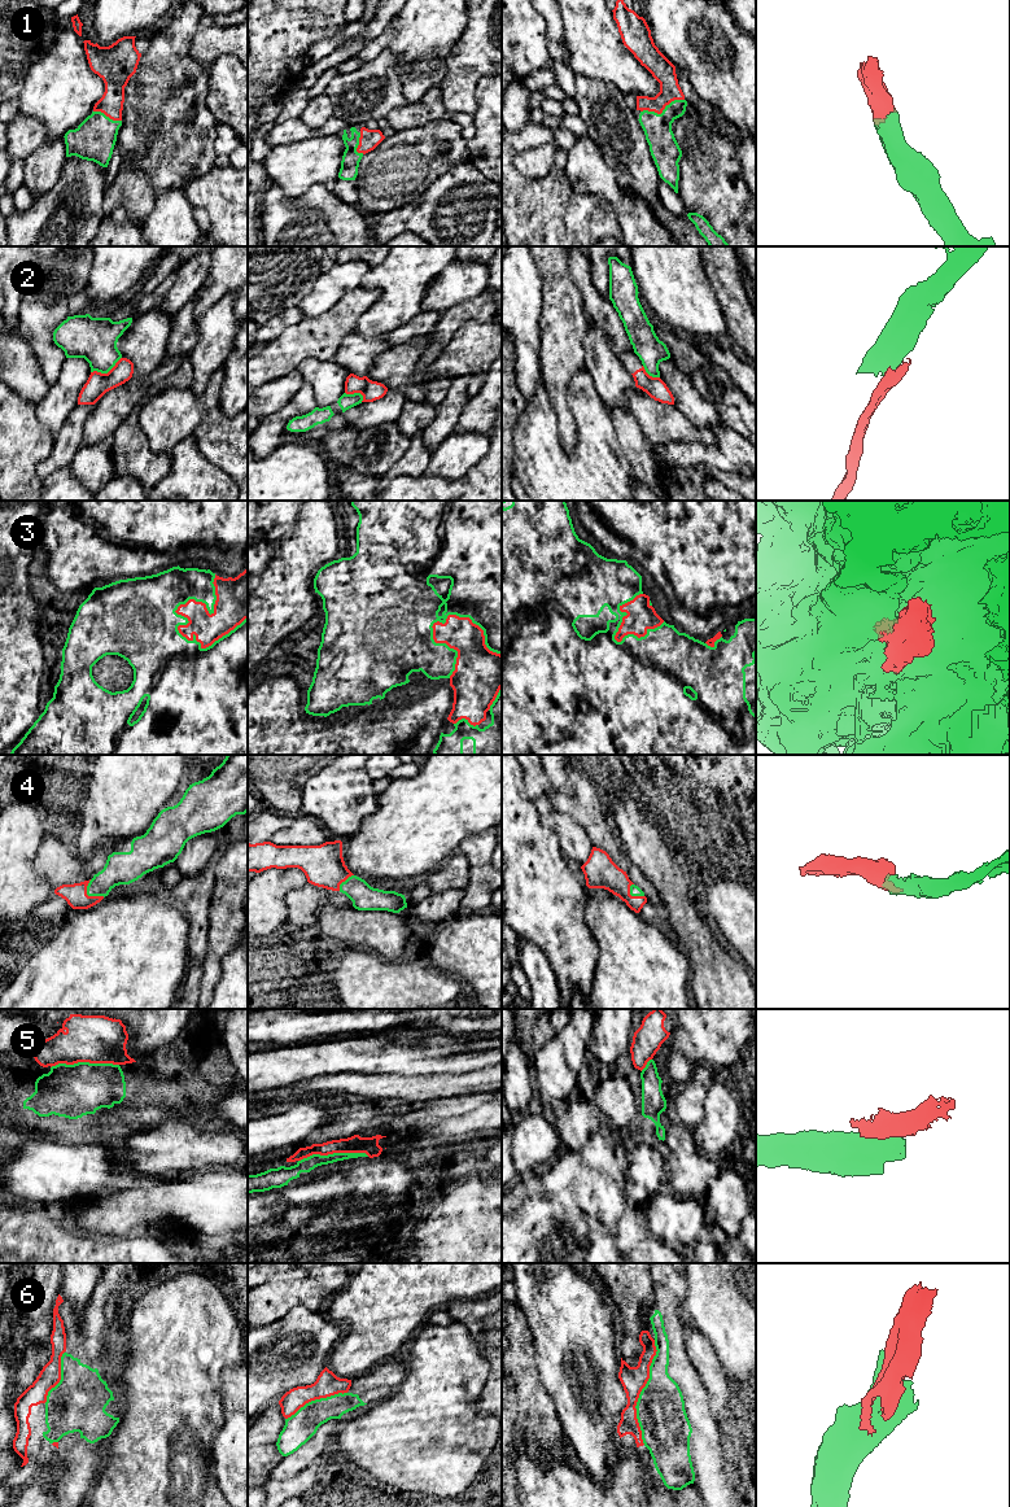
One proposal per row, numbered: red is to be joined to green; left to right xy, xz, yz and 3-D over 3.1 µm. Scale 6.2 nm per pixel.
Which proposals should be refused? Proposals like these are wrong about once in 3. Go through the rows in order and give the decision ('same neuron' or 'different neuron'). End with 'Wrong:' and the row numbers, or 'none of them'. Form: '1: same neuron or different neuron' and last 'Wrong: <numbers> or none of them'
1: same neuron
2: different neuron
3: same neuron
4: same neuron
5: different neuron
6: same neuron
Wrong: 2, 5

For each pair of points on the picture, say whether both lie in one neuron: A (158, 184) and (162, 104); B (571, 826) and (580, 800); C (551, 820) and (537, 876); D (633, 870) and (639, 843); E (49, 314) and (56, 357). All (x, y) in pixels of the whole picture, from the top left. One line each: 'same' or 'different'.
A: same
B: different
C: different
D: different
E: same

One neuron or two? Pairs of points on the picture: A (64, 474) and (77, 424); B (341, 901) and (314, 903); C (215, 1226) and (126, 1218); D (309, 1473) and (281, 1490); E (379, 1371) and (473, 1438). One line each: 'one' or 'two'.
A: two
B: one
C: one
D: one
E: two

